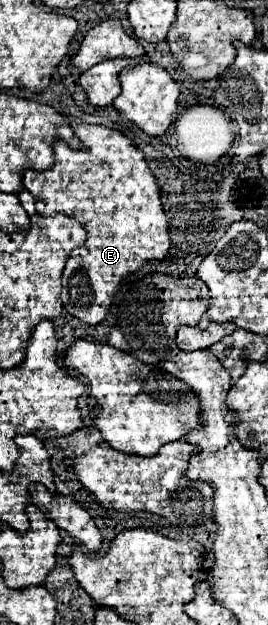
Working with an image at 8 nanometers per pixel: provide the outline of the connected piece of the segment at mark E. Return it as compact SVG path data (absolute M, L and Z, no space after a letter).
M70 121L72 129L84 141L84 151L70 149L64 141L54 143L56 163L48 171L24 171L24 187L36 201L38 215L54 217L58 213L74 217L88 233L82 249L74 249L62 275L64 309L84 325L100 325L108 317L114 295L122 279L140 271L150 261L162 261L170 255L168 219L162 209L160 189L148 169L140 149L112 129L82 125Z

